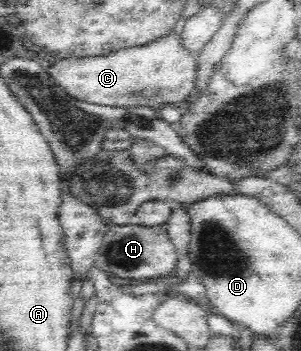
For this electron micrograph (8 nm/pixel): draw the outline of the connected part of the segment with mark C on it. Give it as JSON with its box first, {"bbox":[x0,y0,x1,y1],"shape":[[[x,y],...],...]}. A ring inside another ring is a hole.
{"bbox":[47,28,197,115],"shape":[[[176,28],[169,35],[137,49],[129,47],[109,55],[61,59],[53,67],[48,65],[47,72],[50,79],[77,101],[100,106],[151,108],[160,115],[161,109],[177,106],[187,99],[189,93],[193,91],[197,77],[197,56],[183,47],[180,33],[180,29]]]}

